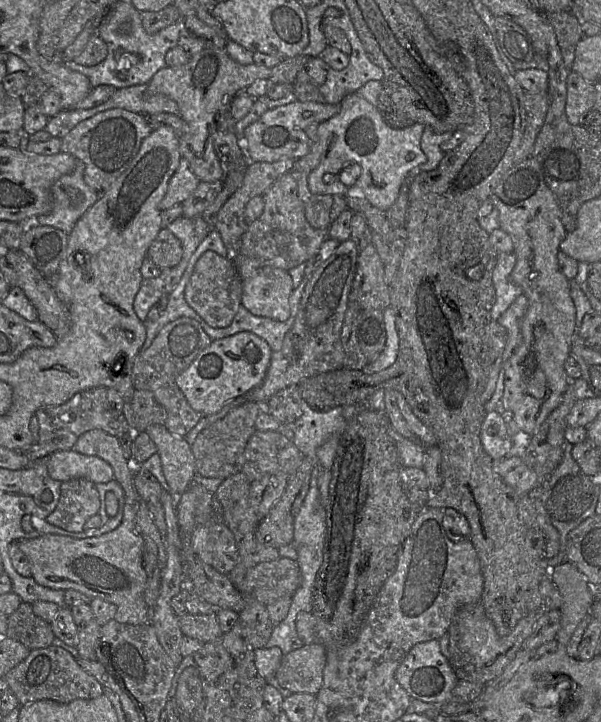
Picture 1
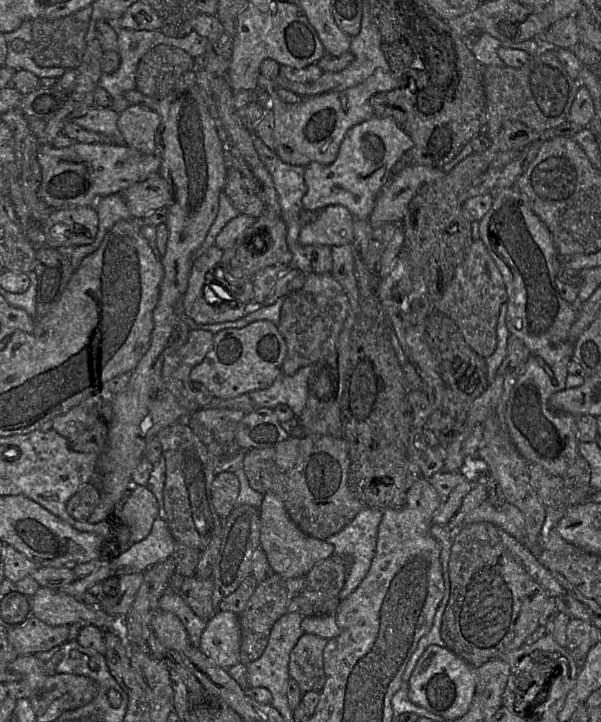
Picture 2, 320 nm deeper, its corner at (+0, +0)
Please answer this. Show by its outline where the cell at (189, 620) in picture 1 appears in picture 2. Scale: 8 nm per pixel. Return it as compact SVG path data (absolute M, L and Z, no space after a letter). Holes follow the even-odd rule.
M195 575L184 578L180 593L198 617L209 621L217 611L212 602L213 589L212 578L202 579Z

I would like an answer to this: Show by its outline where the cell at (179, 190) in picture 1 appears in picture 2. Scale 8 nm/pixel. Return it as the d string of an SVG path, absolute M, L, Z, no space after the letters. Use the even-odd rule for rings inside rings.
M159 173L117 194L123 196L131 217L137 220L154 210L167 208L174 199L171 185Z

